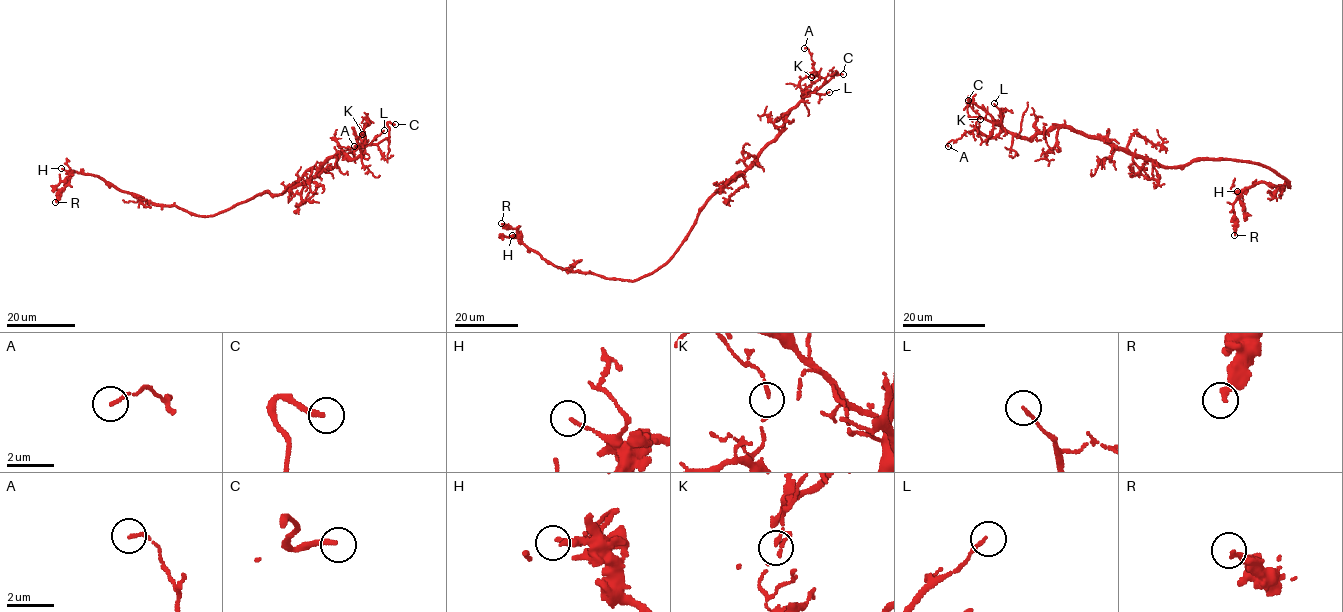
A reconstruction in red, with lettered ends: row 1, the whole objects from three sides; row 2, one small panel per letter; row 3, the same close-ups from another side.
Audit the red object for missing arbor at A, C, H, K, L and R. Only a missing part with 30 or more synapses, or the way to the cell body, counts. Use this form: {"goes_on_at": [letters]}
{"goes_on_at": ["C"]}

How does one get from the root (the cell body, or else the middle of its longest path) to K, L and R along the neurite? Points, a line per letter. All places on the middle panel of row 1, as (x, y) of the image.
K: (687, 235), (707, 201), (748, 167), (781, 130), (803, 91), (820, 78), (818, 73), (811, 77)
L: (687, 235), (703, 207), (748, 167), (777, 135), (784, 120), (803, 95), (829, 92)
R: (687, 235), (678, 250), (657, 269), (635, 279), (624, 281), (553, 266), (522, 242), (517, 229), (501, 223)

